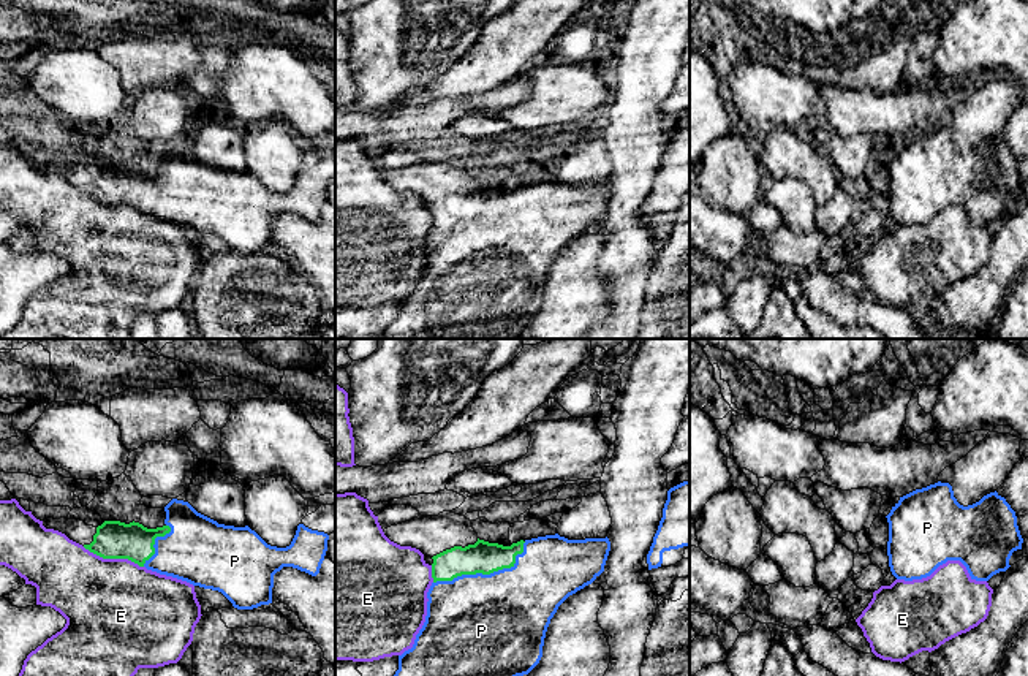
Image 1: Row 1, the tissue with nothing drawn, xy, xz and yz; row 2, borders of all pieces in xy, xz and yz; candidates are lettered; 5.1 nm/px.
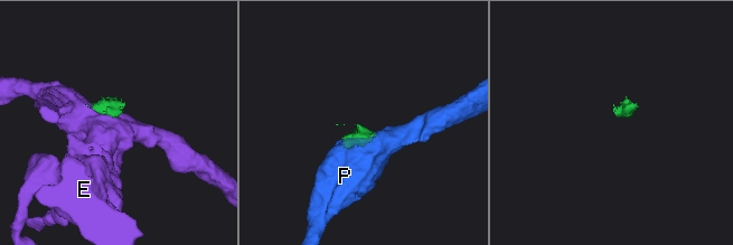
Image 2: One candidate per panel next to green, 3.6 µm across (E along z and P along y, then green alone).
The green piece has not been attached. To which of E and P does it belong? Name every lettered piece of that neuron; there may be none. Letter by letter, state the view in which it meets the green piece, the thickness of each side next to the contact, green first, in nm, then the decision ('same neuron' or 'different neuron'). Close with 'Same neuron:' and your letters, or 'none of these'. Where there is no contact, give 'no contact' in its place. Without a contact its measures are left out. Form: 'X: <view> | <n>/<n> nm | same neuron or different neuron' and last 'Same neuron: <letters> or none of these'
E: xy | 190/500 nm | different neuron
P: xz | 160/500 nm | same neuron
Same neuron: P

